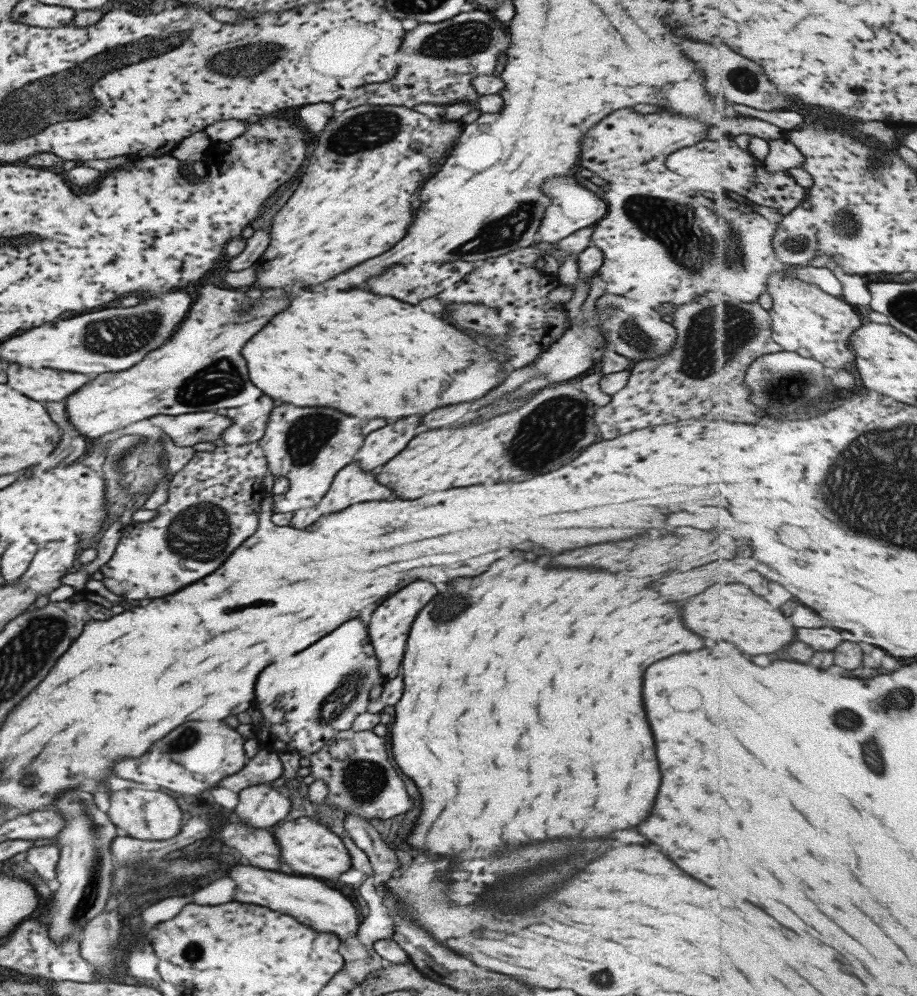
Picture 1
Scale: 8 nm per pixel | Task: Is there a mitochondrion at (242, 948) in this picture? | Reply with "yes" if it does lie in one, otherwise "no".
no

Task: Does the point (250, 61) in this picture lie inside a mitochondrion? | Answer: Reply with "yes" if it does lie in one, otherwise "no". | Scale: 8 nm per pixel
yes

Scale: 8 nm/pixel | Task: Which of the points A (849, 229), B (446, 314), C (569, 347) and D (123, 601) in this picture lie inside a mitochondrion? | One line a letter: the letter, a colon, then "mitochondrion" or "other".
A: mitochondrion
B: other
C: other
D: other

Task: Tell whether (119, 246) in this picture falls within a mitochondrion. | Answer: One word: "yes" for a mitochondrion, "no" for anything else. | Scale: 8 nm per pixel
no

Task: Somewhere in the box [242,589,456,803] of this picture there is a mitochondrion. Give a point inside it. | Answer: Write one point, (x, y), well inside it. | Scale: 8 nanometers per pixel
(351, 686)

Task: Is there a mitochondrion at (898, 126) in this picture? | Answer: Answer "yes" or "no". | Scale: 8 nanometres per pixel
no

